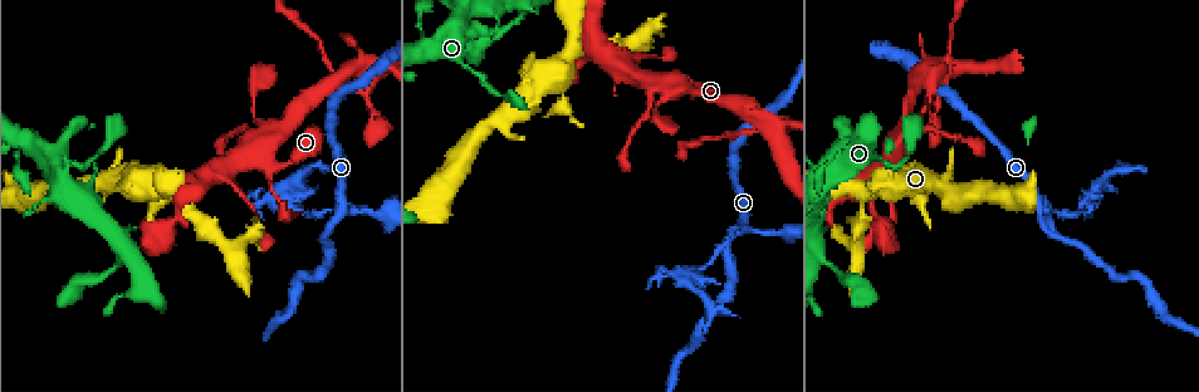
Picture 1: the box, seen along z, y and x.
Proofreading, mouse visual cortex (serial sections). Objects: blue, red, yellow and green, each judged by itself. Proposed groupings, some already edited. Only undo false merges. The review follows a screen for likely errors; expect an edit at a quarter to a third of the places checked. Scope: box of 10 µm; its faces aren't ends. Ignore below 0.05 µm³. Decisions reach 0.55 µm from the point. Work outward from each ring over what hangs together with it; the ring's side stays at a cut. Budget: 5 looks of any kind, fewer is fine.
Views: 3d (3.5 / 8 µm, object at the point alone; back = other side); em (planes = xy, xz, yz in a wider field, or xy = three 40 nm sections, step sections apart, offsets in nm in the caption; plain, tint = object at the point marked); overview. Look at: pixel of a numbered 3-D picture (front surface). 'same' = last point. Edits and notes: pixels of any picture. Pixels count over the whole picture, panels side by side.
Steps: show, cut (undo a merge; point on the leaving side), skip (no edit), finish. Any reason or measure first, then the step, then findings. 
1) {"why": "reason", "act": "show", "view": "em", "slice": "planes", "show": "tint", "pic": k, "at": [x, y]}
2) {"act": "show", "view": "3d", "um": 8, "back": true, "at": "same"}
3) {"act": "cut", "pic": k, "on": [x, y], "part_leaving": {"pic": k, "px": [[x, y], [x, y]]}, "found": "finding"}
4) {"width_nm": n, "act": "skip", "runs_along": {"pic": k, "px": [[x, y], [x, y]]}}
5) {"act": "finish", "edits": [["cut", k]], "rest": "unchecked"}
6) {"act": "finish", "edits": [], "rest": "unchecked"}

{"why": "sharp bend", "act": "show", "view": "3d", "um": 3.5, "pic": 1, "at": [666, 78]}

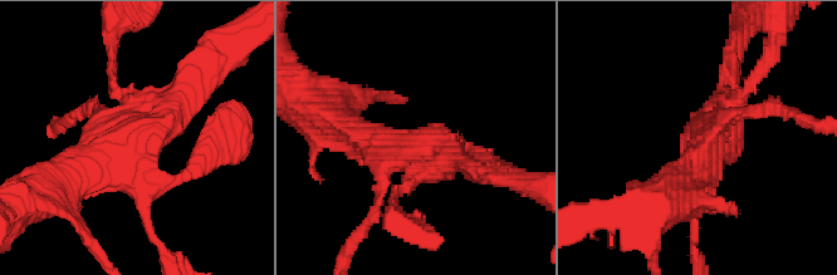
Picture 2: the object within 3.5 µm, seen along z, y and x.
{"why": "shape alone is not enough", "act": "show", "view": "em", "slice": "planes", "show": "tint", "pic": 2, "at": [139, 161]}

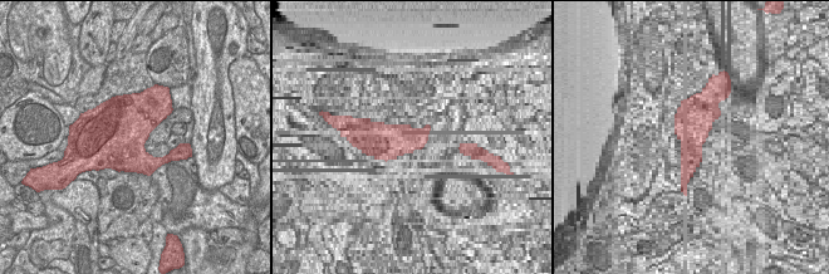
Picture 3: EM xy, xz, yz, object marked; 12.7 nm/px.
{"act": "skip", "found": "one cell here"}

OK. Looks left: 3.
{"why": "abrupt turn", "act": "show", "view": "3d", "um": 3.5, "pic": 1, "at": [365, 69]}

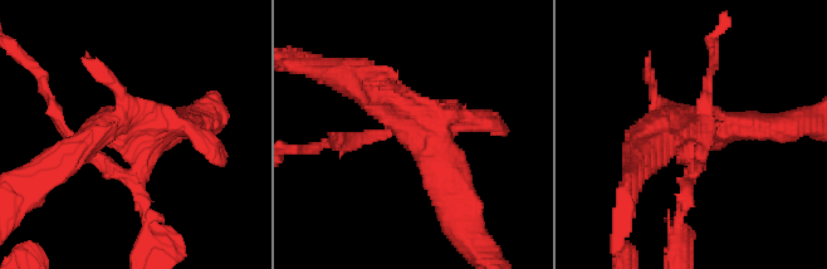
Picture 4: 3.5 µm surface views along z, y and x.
{"why": "need the tissue", "act": "show", "view": "em", "slice": "xy", "step": 3, "show": "tint", "pic": 4, "at": [694, 138]}

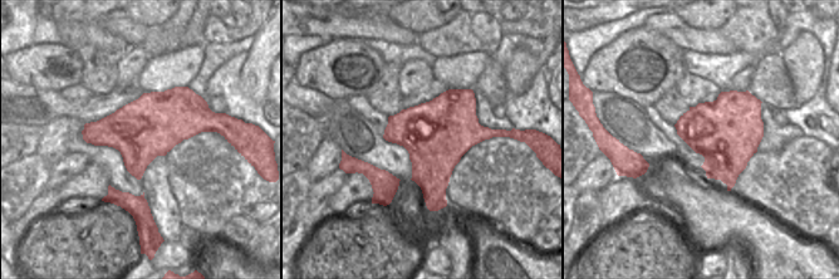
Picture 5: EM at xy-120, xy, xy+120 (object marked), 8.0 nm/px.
{"act": "show", "view": "em", "slice": "xy", "step": 5, "show": "tint", "at": "same"}

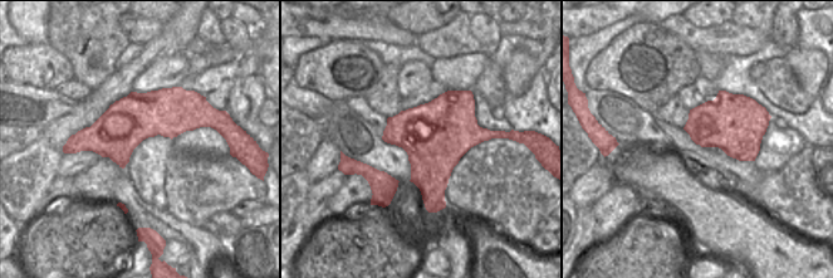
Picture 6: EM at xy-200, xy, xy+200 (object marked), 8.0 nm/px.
{"act": "cut", "pic": 4, "on": [367, 135], "part_leaving": {"pic": 4, "px": [[387, 131], [348, 146], [326, 143]]}, "found": "two cells meet here"}

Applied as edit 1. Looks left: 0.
{"act": "finish", "edits": [["cut", 4]], "rest": "unchecked"}

